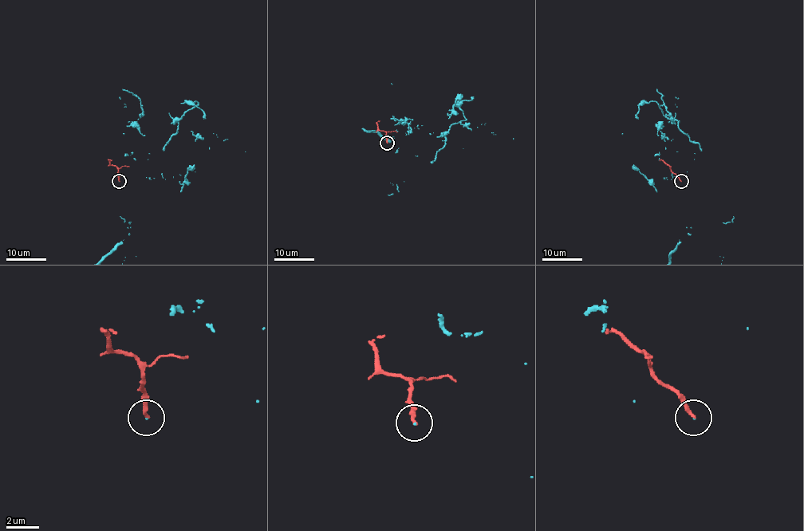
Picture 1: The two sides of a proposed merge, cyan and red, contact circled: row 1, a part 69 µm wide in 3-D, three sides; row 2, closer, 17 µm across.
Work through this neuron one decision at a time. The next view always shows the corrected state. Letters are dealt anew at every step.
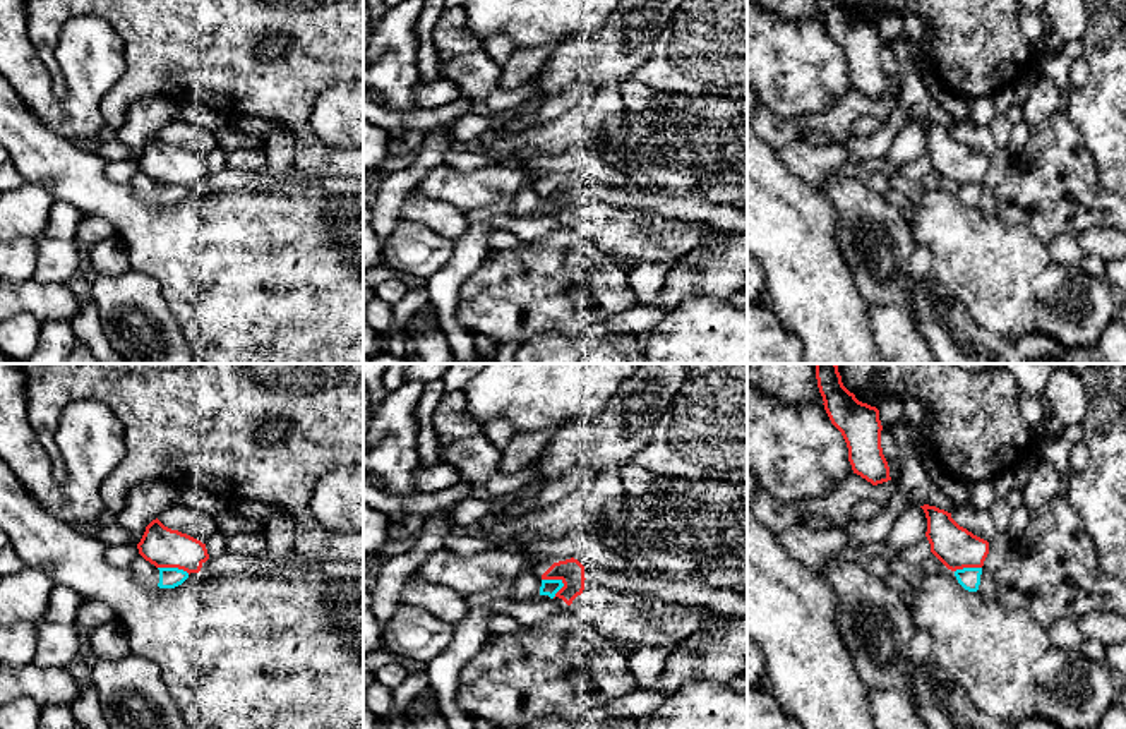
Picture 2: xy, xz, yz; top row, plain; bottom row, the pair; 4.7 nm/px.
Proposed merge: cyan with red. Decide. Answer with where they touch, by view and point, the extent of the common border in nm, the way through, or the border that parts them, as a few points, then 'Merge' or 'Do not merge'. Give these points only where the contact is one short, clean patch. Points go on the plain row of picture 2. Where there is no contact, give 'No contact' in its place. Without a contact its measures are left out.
Touches cyan at xz (554, 196). Shared border 120 nm. Do not merge

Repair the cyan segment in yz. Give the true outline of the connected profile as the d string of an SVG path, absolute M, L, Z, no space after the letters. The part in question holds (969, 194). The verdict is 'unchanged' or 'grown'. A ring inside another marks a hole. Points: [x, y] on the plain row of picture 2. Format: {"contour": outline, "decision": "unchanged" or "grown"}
{"contour": "M963 184L955 187L958 199L968 208L979 206L980 190L982 190L982 184Z", "decision": "unchanged"}

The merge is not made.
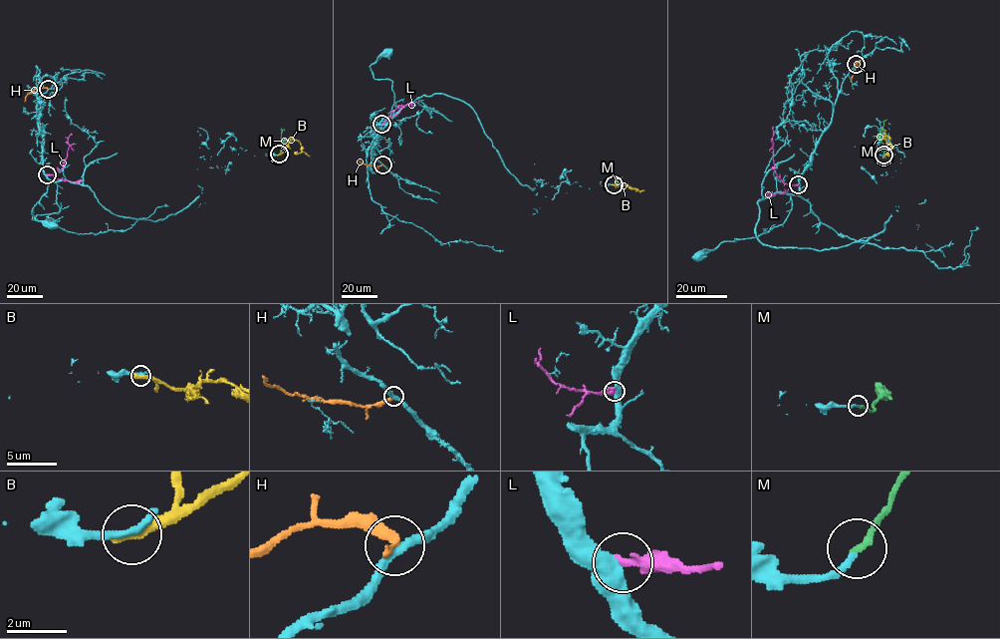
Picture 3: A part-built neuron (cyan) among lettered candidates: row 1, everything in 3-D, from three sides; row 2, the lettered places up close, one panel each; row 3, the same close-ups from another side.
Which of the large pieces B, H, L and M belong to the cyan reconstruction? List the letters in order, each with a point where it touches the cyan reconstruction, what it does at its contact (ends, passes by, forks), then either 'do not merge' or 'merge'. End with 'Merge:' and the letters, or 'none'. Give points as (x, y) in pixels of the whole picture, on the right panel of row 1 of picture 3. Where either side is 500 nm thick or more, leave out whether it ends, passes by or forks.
B: contact (883, 157); it ends; do not merge
H: contact (856, 64); it ends; do not merge
L: contact (798, 184); it ends; do not merge
M: contact (883, 155); it ends; merge
Merge: M

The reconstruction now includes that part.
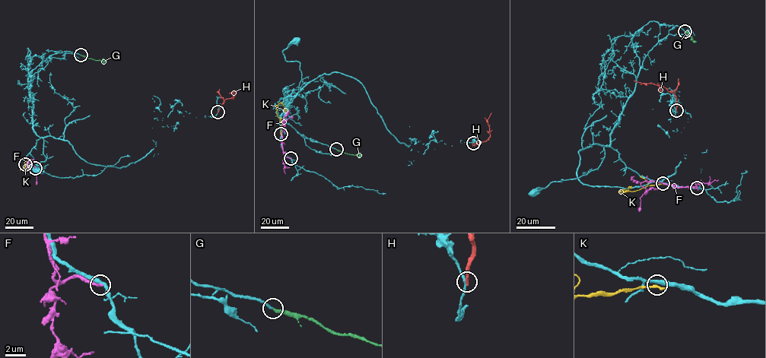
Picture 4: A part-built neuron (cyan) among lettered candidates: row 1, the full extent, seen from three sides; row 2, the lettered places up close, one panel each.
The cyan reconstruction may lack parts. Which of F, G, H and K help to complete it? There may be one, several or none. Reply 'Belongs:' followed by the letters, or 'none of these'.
Belongs: G

